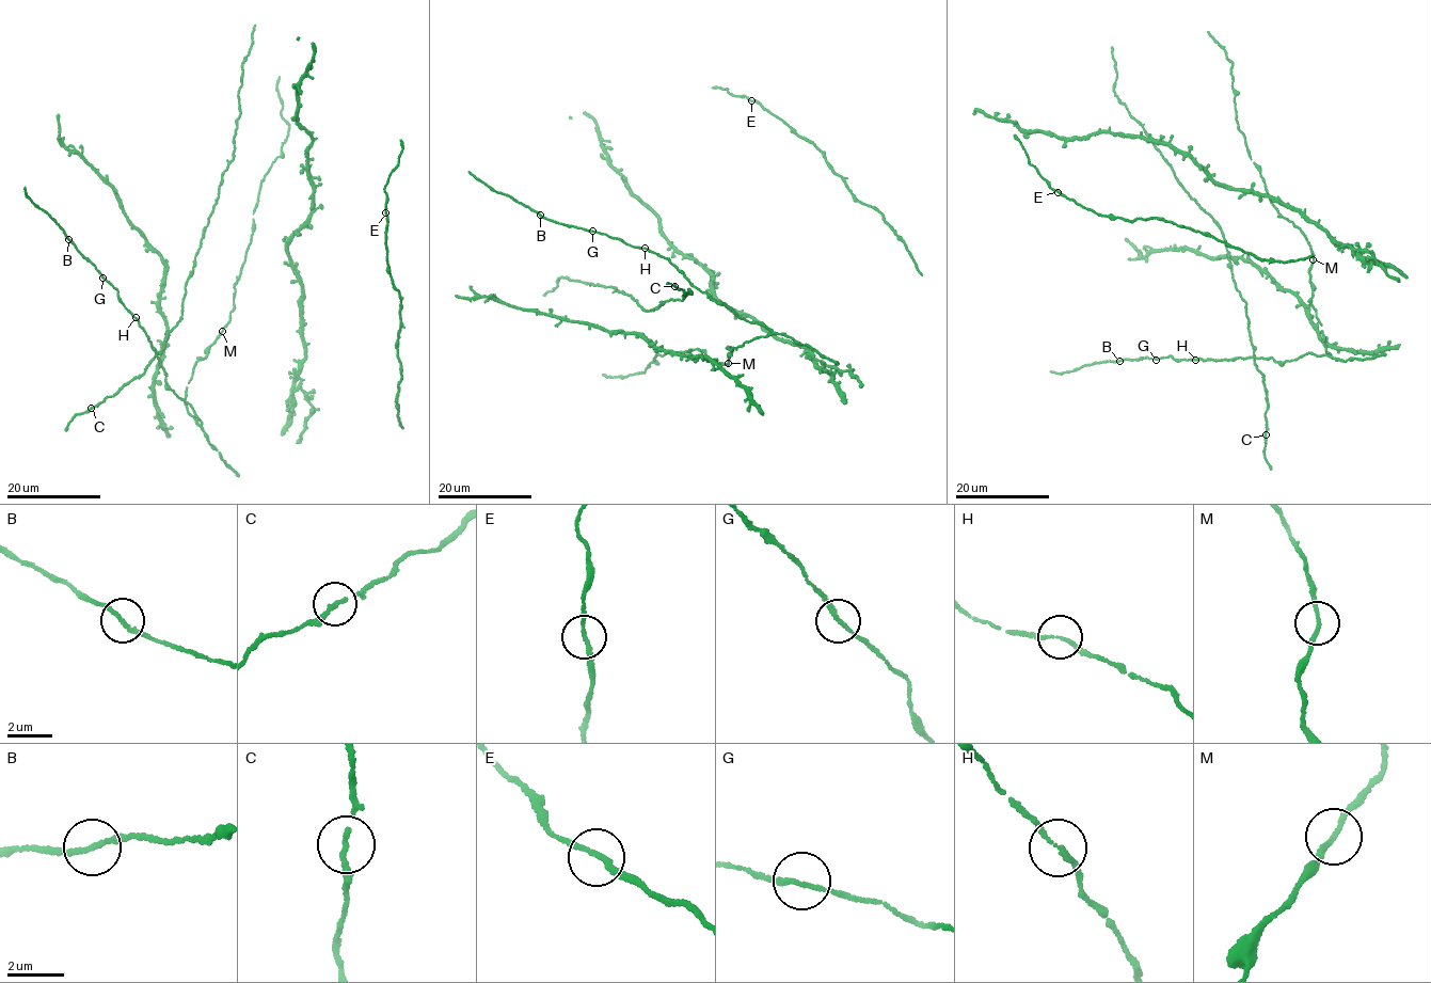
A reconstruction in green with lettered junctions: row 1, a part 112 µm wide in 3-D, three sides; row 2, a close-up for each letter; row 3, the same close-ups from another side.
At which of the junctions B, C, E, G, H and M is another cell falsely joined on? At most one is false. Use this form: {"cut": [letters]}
{"cut": []}

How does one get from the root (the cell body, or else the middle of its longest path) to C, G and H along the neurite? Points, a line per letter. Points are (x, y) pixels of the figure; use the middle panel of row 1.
C: (618, 291), (629, 295), (648, 311), (670, 299), (682, 300), (689, 289), (690, 294), (685, 295), (674, 286)
G: (618, 291), (629, 295), (648, 311), (670, 299), (682, 300), (692, 285), (663, 256), (592, 231)
H: (618, 291), (629, 295), (648, 311), (670, 299), (682, 300), (690, 291), (692, 285), (669, 260), (645, 248)

